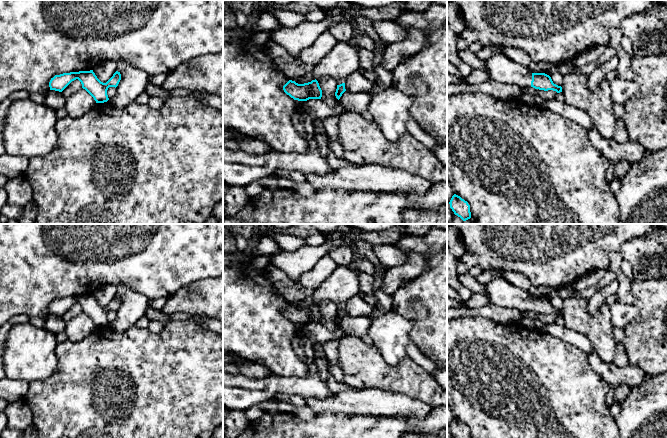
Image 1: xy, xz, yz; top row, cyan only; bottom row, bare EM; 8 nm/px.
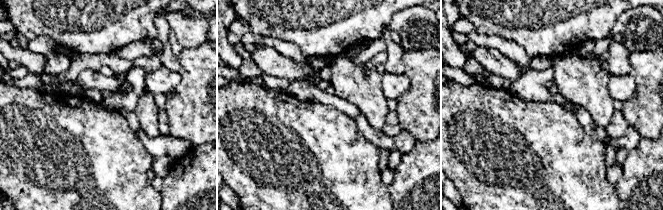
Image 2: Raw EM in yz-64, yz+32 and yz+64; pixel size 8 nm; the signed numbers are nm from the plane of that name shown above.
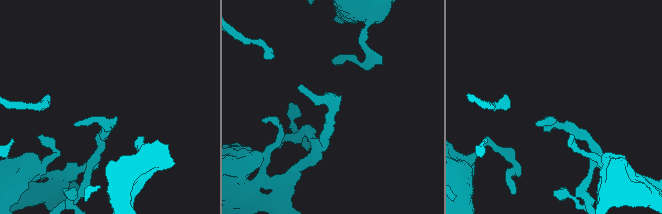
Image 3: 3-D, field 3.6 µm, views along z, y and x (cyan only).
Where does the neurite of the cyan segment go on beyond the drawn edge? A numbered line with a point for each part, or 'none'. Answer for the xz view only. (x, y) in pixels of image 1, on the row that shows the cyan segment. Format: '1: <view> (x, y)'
1: xz (342, 60)

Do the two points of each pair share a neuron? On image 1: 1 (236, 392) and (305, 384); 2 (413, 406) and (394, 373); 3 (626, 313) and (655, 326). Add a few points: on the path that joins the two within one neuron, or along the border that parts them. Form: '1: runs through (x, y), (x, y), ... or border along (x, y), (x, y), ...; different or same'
1: runs through (253, 392), (265, 392), (271, 386), (288, 386); same
2: border along (384, 390), (403, 393), (429, 405); different
3: border along (635, 304), (638, 315), (624, 329); different

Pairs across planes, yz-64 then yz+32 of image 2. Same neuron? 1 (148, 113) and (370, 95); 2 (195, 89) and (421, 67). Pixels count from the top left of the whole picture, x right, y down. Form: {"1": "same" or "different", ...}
{"1": "same", "2": "same"}

